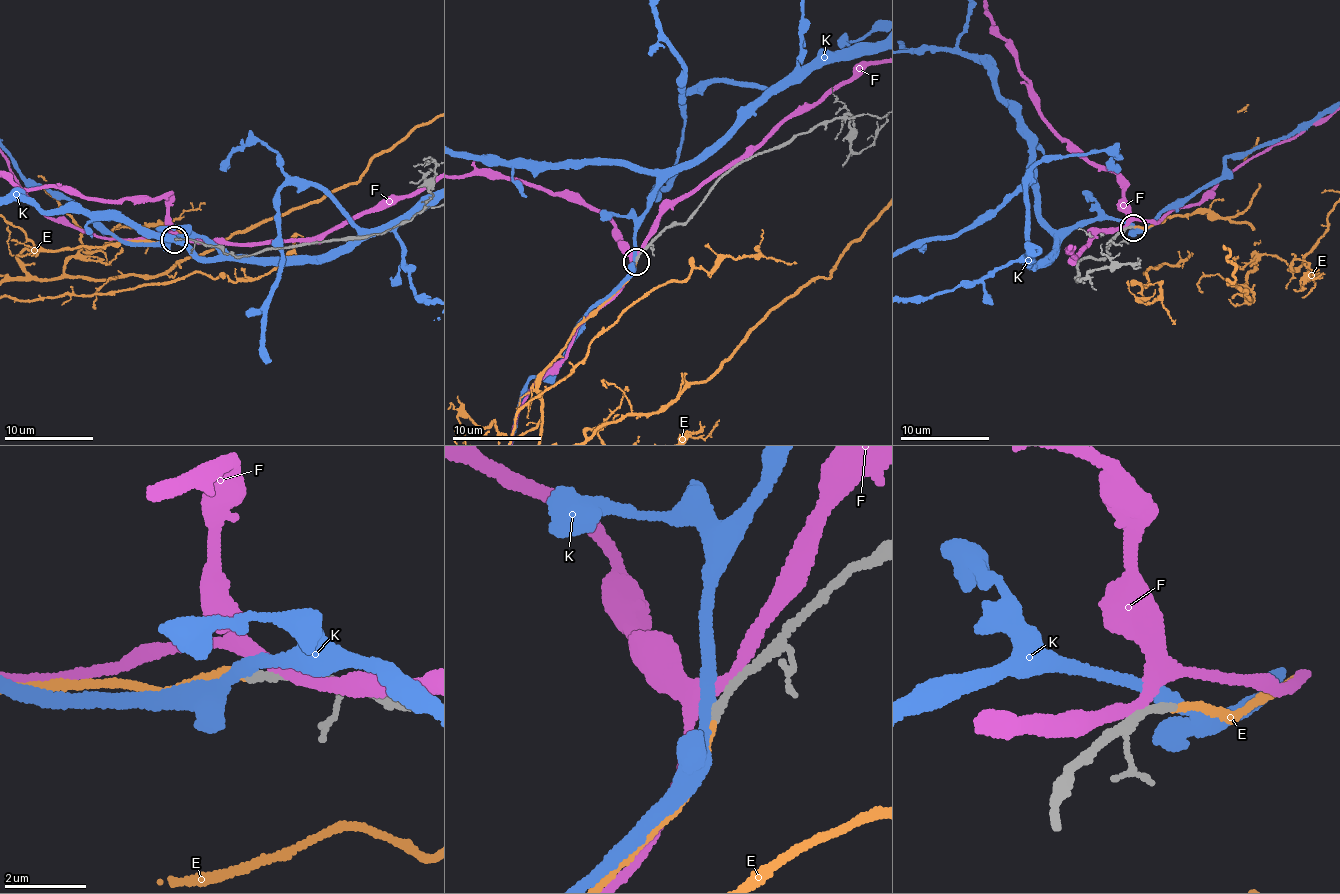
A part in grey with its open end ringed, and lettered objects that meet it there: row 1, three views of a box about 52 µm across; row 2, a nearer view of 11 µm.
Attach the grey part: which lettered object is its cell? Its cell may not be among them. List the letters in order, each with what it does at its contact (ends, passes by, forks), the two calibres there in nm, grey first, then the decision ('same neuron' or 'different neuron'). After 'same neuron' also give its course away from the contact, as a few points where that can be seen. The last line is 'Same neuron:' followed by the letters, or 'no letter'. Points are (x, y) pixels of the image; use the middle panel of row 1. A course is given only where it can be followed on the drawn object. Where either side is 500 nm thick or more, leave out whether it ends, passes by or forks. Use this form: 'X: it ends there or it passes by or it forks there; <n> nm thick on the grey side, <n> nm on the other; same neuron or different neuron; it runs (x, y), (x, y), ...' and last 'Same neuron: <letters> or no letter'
E: it ends there; 240 nm thick on the grey side, 170 nm on the other; same neuron
F: it passes by; 180 nm thick on the grey side, 300 nm on the other; different neuron
K: it passes by; 240 nm thick on the grey side, 280 nm on the other; different neuron
Same neuron: E

